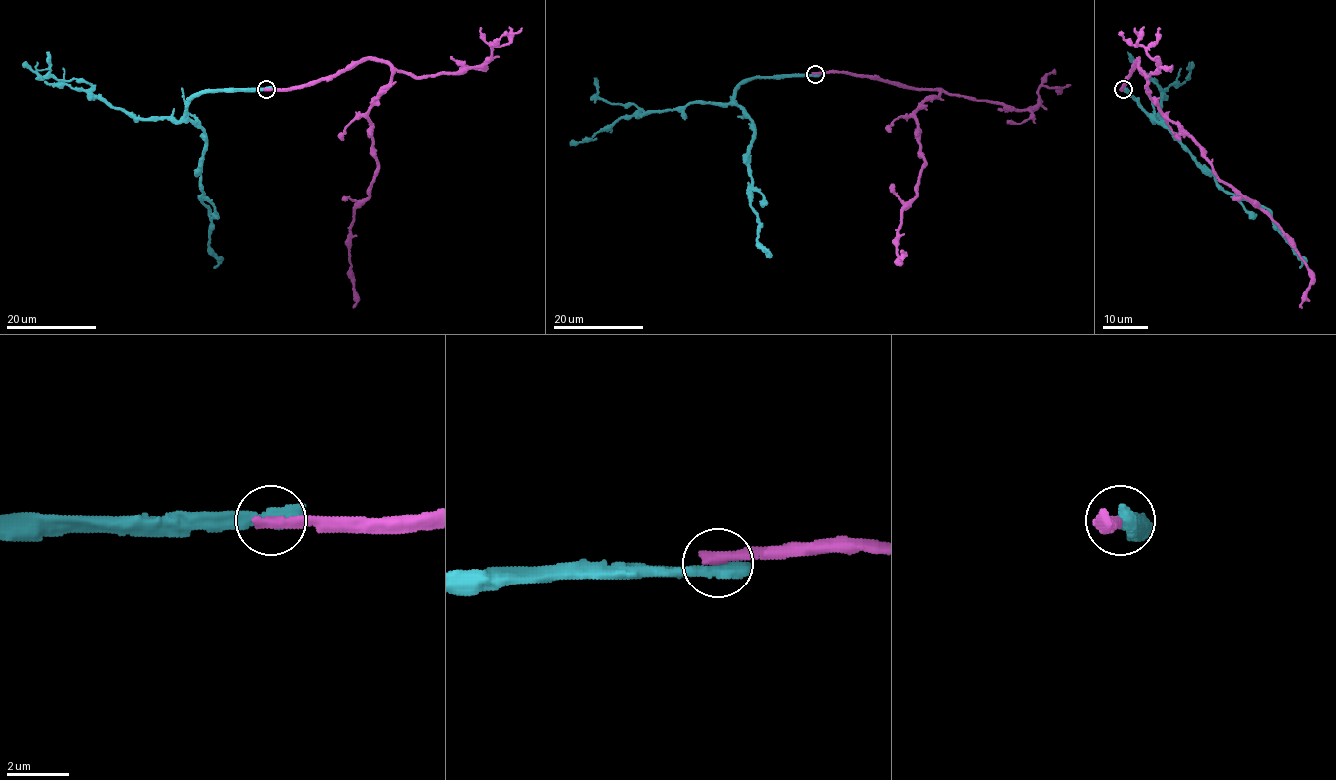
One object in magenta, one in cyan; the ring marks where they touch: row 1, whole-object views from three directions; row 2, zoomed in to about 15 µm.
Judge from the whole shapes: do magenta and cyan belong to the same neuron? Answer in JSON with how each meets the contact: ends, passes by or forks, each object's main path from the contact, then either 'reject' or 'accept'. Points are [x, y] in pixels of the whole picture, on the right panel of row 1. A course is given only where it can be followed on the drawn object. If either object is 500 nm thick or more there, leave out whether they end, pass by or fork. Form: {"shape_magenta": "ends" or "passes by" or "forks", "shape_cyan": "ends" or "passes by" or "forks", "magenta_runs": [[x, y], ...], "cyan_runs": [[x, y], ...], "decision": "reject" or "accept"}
{"magenta_runs": [[1123, 89], [1139, 59], [1149, 96], [1195, 142], [1215, 175], [1281, 230], [1310, 278], [1299, 307]], "cyan_runs": [[1123, 89], [1161, 122], [1224, 190], [1267, 209], [1273, 226], [1301, 261], [1299, 268]], "decision": "reject"}

